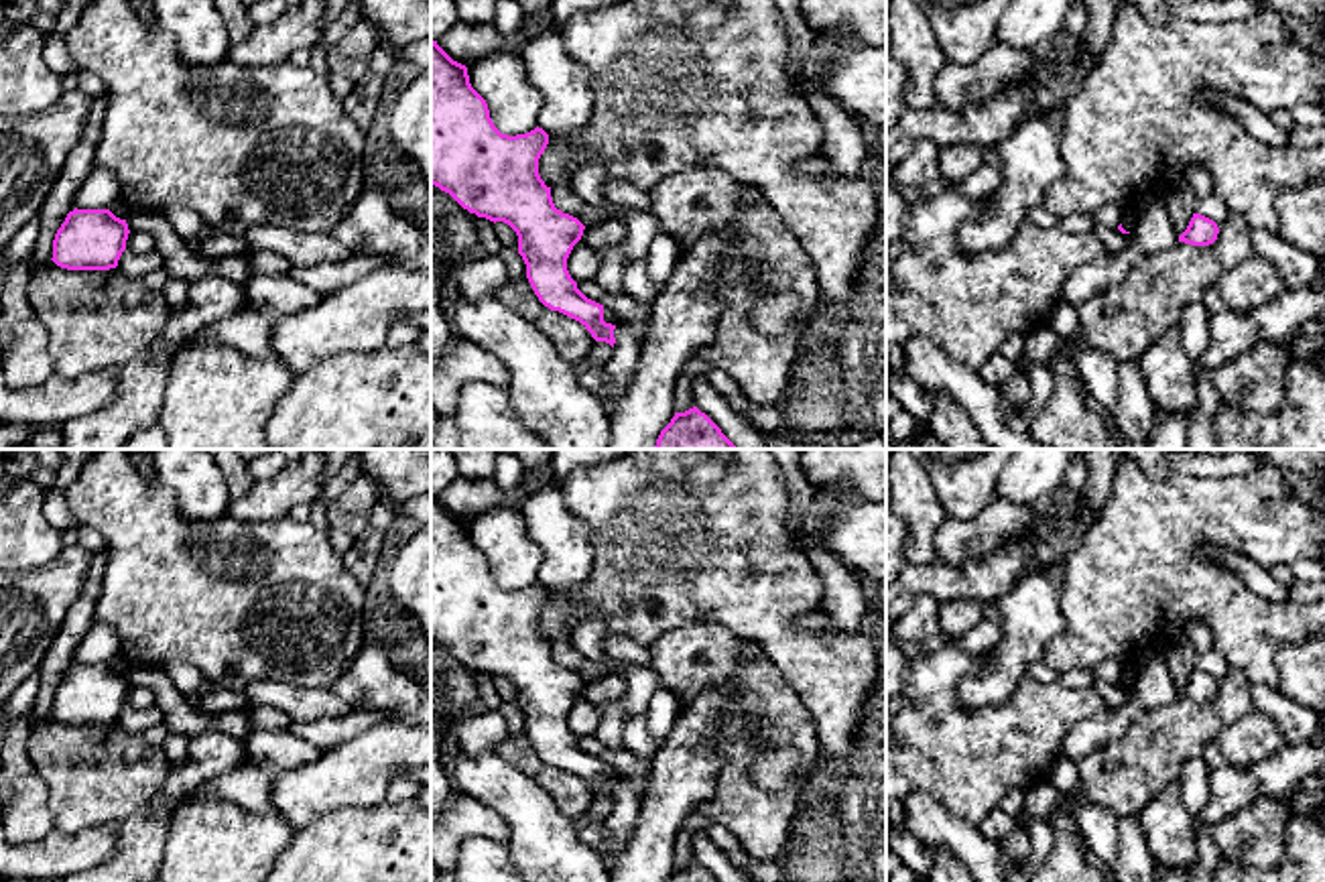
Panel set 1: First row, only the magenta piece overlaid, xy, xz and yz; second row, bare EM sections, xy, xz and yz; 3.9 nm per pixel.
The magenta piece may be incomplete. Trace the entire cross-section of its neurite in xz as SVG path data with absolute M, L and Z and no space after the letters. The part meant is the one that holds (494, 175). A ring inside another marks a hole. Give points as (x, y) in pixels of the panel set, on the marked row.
M431 39L431 185L449 193L469 213L508 224L518 236L518 254L539 301L579 321L595 341L614 348L616 325L604 321L604 305L587 299L567 270L567 258L585 226L555 207L551 187L539 175L539 159L547 144L549 134L539 126L526 134L502 134L486 100L471 87L467 67Z

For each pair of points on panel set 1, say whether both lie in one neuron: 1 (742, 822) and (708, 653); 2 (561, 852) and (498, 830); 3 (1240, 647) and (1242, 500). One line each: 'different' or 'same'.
1: same
2: different
3: same

